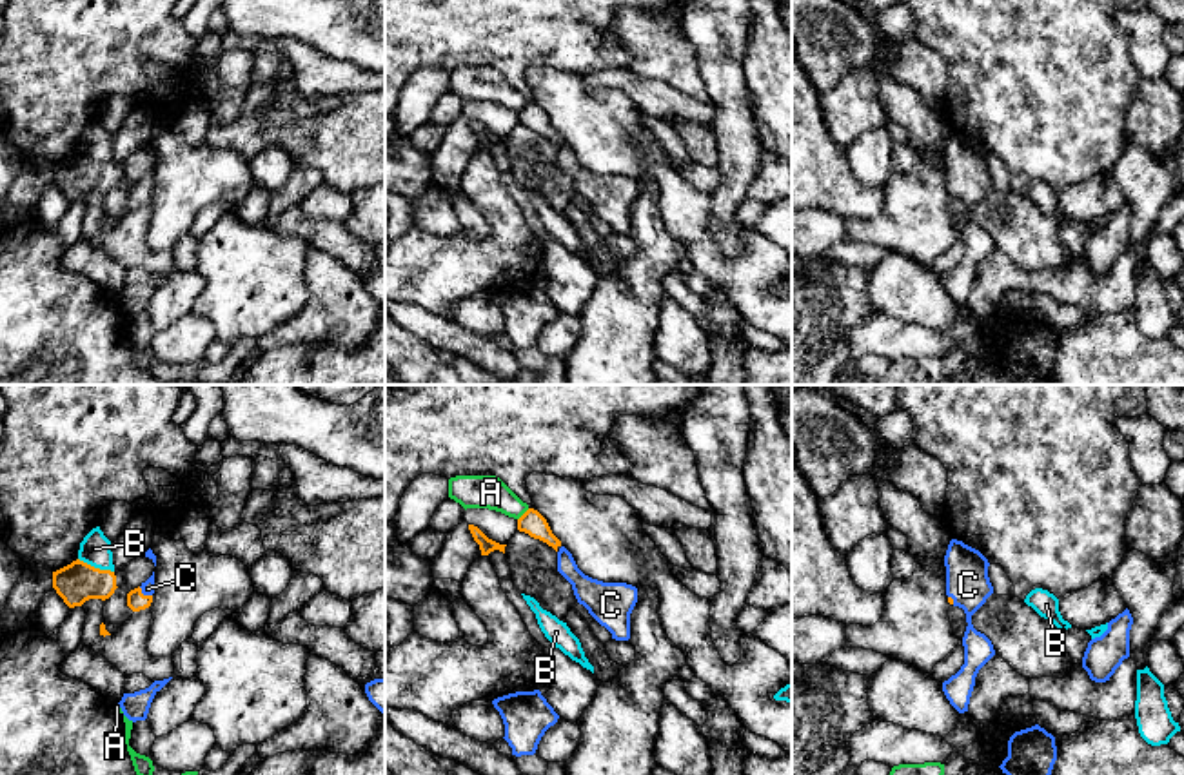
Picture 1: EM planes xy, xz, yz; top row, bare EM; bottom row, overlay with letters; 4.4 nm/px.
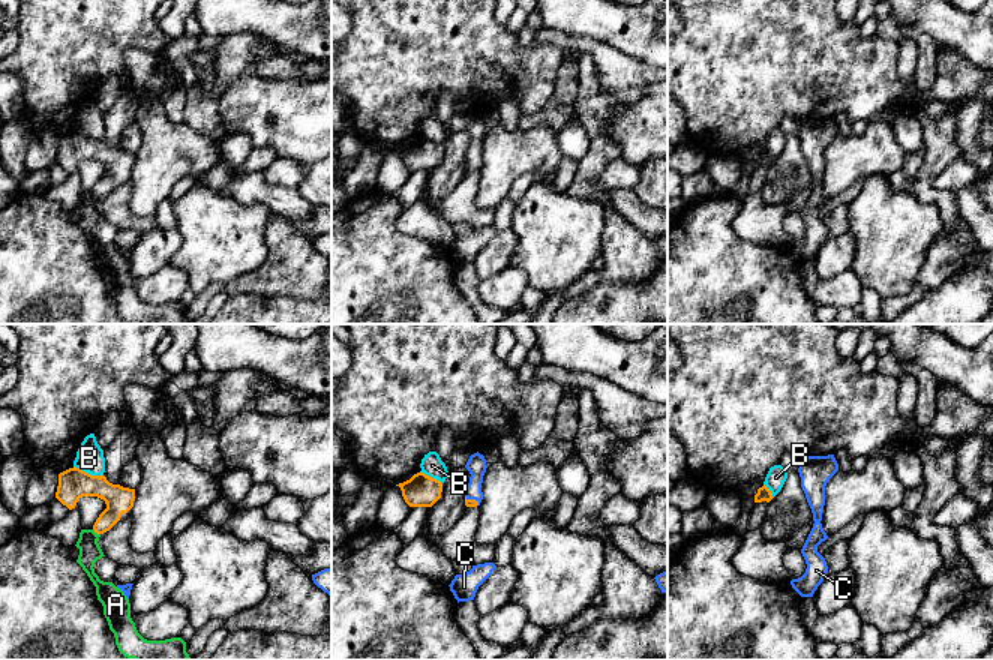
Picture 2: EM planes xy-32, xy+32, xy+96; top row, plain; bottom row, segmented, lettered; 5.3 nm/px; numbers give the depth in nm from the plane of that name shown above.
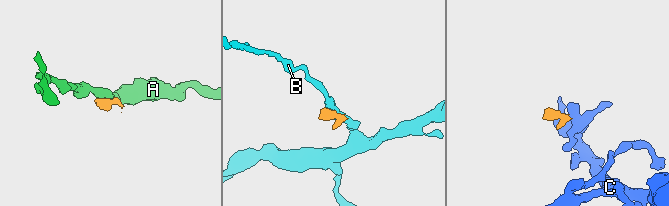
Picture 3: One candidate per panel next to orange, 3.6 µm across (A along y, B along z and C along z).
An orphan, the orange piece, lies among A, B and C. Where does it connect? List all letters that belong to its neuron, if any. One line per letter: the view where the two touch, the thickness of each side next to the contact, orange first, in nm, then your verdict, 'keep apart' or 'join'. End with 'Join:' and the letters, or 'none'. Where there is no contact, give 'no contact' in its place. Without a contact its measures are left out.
A: xz | 110/150 nm | keep apart
B: xy | 180/140 nm | keep apart
C: xy | 90/60 nm | join
Join: C

